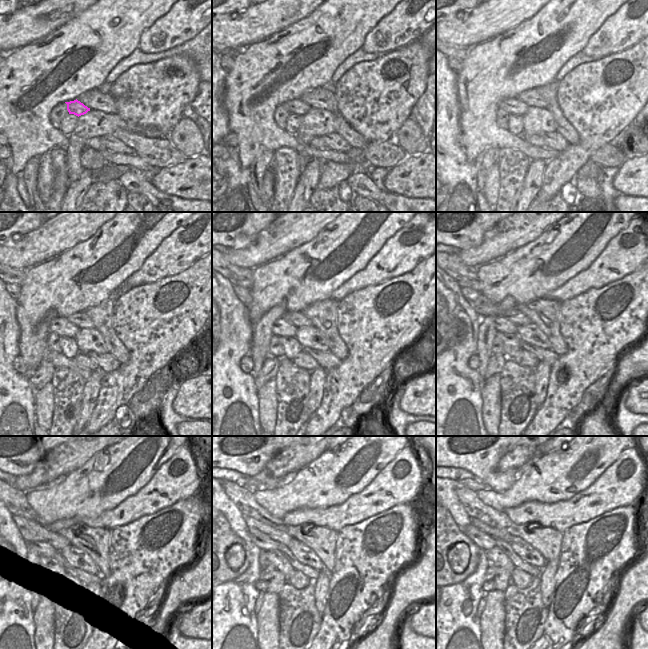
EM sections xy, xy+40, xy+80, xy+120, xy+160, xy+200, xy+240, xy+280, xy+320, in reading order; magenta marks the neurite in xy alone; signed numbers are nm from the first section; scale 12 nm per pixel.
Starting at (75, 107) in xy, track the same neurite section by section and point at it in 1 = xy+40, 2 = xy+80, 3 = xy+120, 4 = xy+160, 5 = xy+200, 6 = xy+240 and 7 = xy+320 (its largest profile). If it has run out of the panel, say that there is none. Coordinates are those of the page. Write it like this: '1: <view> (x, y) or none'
1: xy+40 (296, 106)
2: xy+80 (511, 105)
3: xy+120 (61, 326)
4: xy+160 (281, 327)
5: xy+200 (503, 325)
6: xy+240 (48, 547)
7: xy+320 (484, 541)

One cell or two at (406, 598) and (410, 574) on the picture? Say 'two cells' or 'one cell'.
one cell

